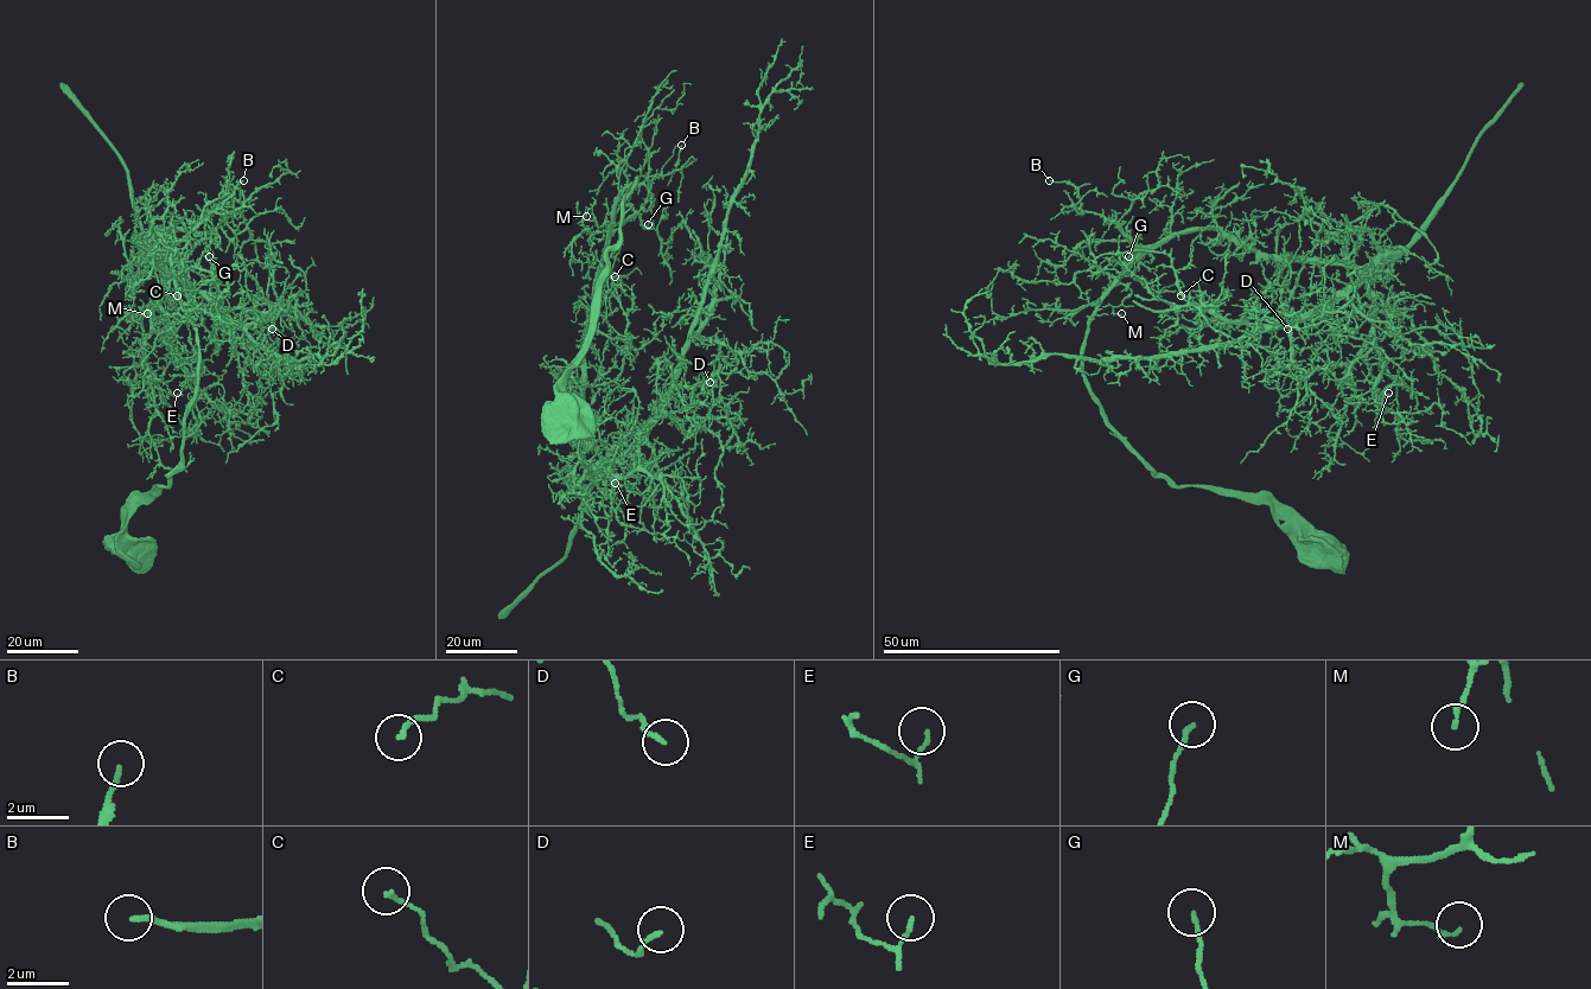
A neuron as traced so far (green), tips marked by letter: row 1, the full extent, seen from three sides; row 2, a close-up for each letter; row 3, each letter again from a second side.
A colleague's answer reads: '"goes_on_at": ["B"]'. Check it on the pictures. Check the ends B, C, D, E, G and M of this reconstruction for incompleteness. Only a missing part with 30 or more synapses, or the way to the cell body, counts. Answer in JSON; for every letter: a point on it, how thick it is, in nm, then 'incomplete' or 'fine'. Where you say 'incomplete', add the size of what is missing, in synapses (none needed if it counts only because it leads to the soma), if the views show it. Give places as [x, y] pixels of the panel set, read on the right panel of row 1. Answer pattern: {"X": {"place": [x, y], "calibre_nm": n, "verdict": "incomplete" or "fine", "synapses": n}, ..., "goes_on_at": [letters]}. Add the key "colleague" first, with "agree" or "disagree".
{"colleague": "agree", "B": {"place": [1049, 180], "calibre_nm": 170, "verdict": "incomplete", "synapses": 50}, "C": {"place": [1181, 295], "calibre_nm": 150, "verdict": "fine"}, "D": {"place": [1287, 329], "calibre_nm": 140, "verdict": "fine"}, "E": {"place": [1388, 393], "calibre_nm": 130, "verdict": "fine"}, "G": {"place": [1128, 256], "calibre_nm": 150, "verdict": "fine"}, "M": {"place": [1121, 313], "calibre_nm": 140, "verdict": "fine"}, "goes_on_at": ["B"]}

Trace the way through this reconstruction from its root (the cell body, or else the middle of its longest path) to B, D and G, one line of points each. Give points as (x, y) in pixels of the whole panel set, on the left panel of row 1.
B: (129, 549), (128, 511), (156, 485), (167, 485), (197, 393), (197, 329), (177, 293), (171, 248), (243, 180)
D: (129, 549), (128, 511), (167, 485), (197, 384), (196, 325), (150, 233), (148, 260), (272, 329)
G: (129, 549), (128, 511), (167, 485), (197, 393), (197, 329), (174, 278), (214, 272), (209, 256)

